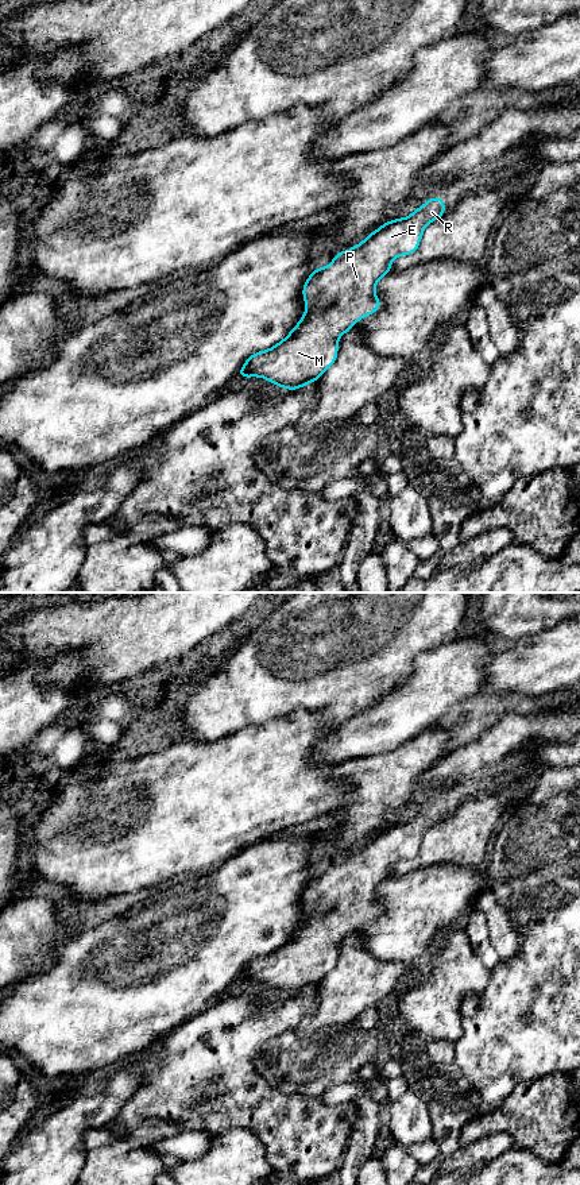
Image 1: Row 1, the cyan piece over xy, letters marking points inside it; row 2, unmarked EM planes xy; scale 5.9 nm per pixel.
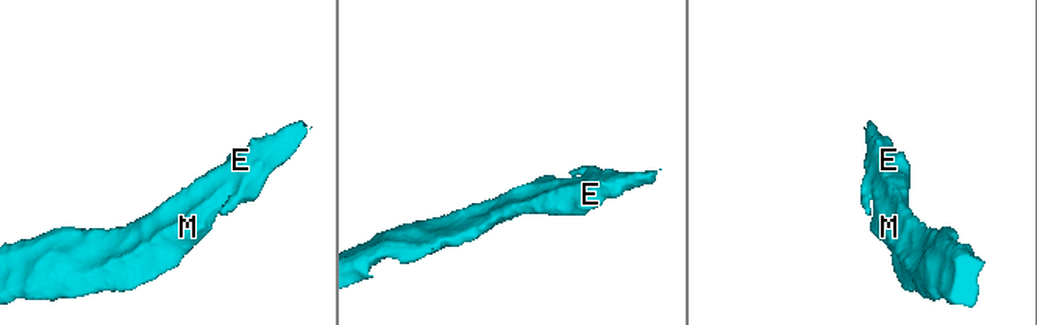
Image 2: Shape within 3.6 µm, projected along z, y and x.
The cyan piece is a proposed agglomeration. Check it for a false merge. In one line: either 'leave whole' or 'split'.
leave whole

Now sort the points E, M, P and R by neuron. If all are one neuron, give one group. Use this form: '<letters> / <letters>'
E M P R

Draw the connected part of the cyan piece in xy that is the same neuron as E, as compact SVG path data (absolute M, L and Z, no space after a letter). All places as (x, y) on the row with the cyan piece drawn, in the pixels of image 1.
M433 197L410 216L387 221L361 243L348 251L340 251L328 267L314 270L303 283L302 296L306 309L302 319L282 341L270 350L252 354L237 375L266 378L287 390L301 389L320 379L337 359L340 336L349 332L356 321L380 308L382 302L375 296L375 283L391 273L393 259L415 252L425 227L444 213L442 197Z

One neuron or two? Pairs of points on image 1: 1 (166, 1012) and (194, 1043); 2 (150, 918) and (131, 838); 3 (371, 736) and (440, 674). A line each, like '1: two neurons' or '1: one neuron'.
1: two neurons
2: two neurons
3: one neuron

